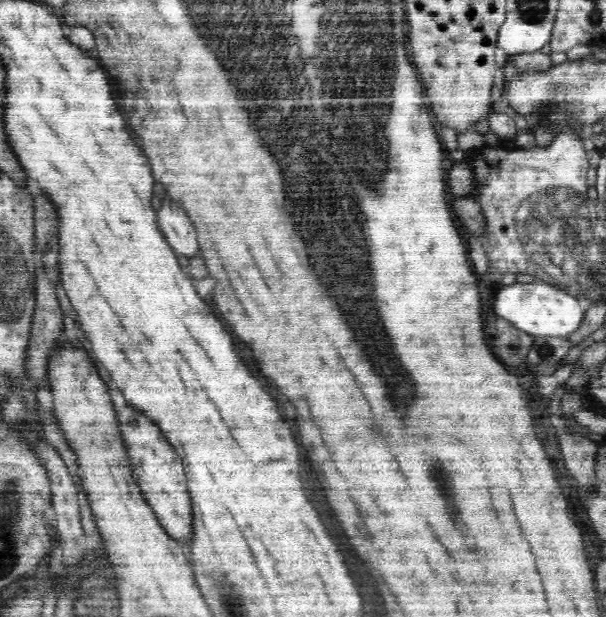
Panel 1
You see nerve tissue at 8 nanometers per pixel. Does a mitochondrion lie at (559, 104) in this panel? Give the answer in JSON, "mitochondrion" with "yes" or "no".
{"mitochondrion":"yes"}

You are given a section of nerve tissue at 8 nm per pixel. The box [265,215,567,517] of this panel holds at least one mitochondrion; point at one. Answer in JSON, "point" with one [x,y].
{"point":[511,349]}

